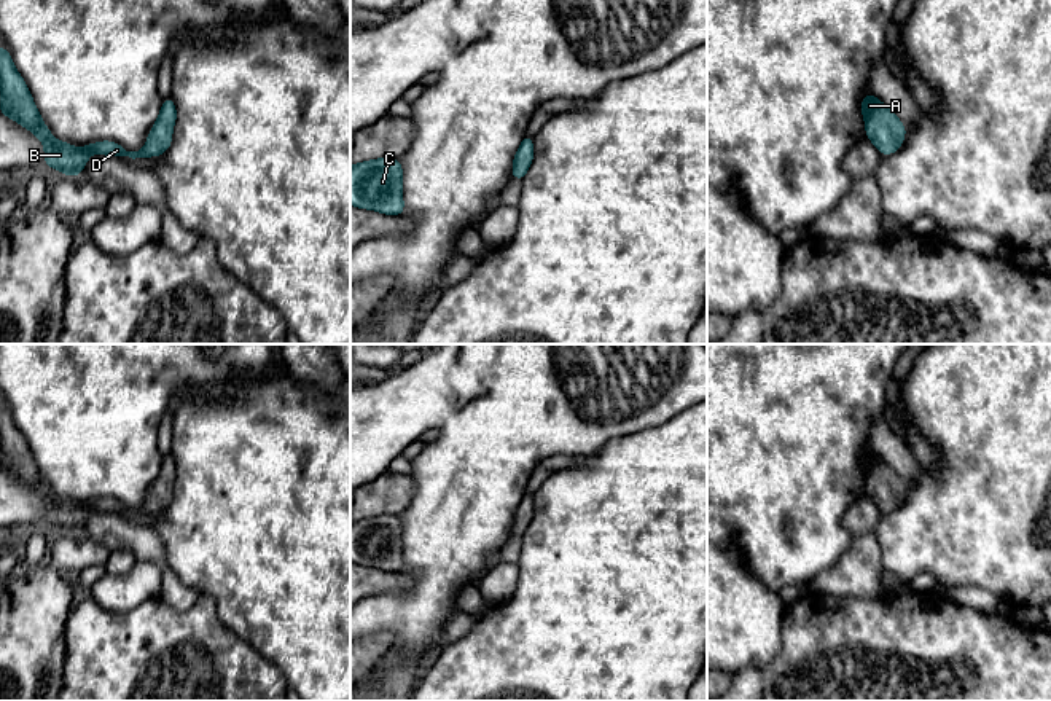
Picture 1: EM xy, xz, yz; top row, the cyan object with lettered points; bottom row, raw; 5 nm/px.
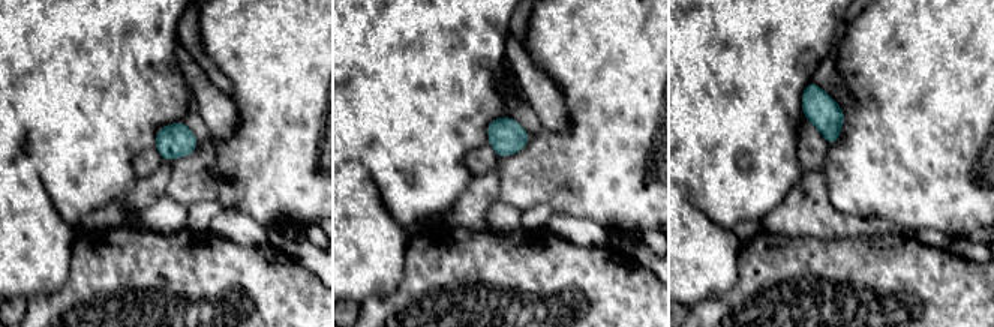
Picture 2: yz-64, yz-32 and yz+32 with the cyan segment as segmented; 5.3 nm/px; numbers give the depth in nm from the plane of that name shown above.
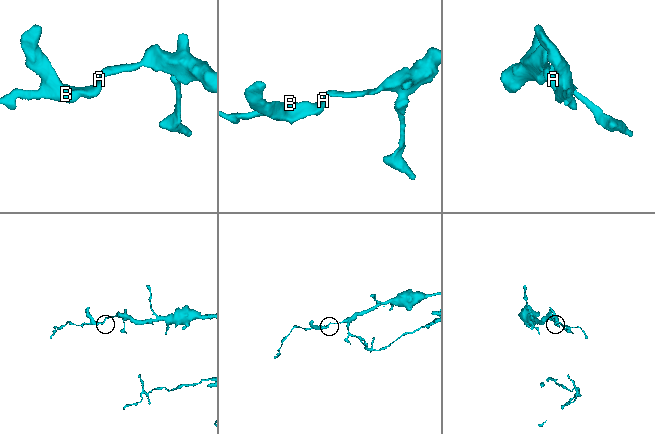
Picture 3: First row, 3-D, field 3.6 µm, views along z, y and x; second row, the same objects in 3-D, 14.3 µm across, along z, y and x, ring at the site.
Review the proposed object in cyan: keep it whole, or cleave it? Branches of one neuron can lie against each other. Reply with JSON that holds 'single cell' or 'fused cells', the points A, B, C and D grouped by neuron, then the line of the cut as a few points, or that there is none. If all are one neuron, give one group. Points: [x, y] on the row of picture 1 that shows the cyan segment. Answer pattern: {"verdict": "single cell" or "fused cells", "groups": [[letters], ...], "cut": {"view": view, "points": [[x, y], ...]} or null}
{"verdict": "single cell", "groups": [["A", "B", "C", "D"]], "cut": null}

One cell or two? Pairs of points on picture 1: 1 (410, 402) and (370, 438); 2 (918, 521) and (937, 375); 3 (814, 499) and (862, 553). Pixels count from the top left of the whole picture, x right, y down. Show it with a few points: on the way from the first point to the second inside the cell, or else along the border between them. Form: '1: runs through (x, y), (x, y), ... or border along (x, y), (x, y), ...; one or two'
1: runs through (400, 410), (379, 429); one
2: runs through (954, 485), (957, 481), (957, 411); one
3: border along (852, 537), (846, 550), (827, 569); two

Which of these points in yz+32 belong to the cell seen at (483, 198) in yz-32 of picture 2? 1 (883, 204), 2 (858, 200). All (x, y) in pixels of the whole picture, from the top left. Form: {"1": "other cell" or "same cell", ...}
{"1": "other cell", "2": "other cell"}

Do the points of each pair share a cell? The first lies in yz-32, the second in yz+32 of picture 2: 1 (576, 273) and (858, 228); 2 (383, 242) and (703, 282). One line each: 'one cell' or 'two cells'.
1: two cells
2: one cell

